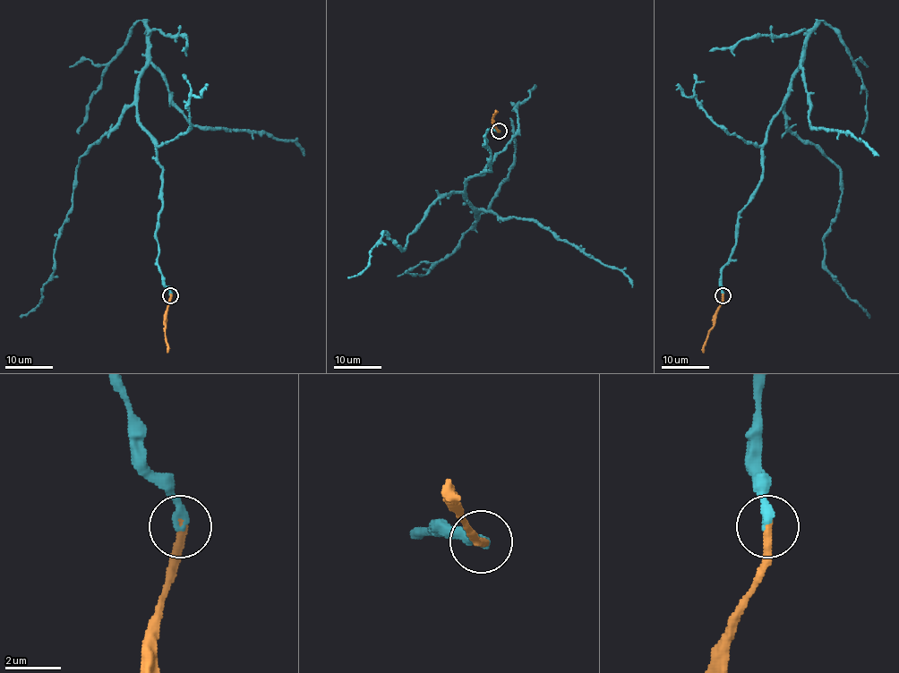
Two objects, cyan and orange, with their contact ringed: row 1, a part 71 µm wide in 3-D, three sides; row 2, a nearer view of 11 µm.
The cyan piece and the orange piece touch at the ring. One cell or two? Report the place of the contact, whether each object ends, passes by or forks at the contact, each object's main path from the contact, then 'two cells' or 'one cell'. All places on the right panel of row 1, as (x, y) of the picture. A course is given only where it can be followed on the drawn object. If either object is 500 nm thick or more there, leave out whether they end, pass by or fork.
at (723, 295); cyan ends there; orange ends there; cyan runs (723, 294), (738, 212), (761, 179), (763, 141), (783, 105), (786, 126), (840, 169), (824, 268), (869, 317); orange runs (723, 295), (715, 323), (708, 332), (702, 353); one cell

